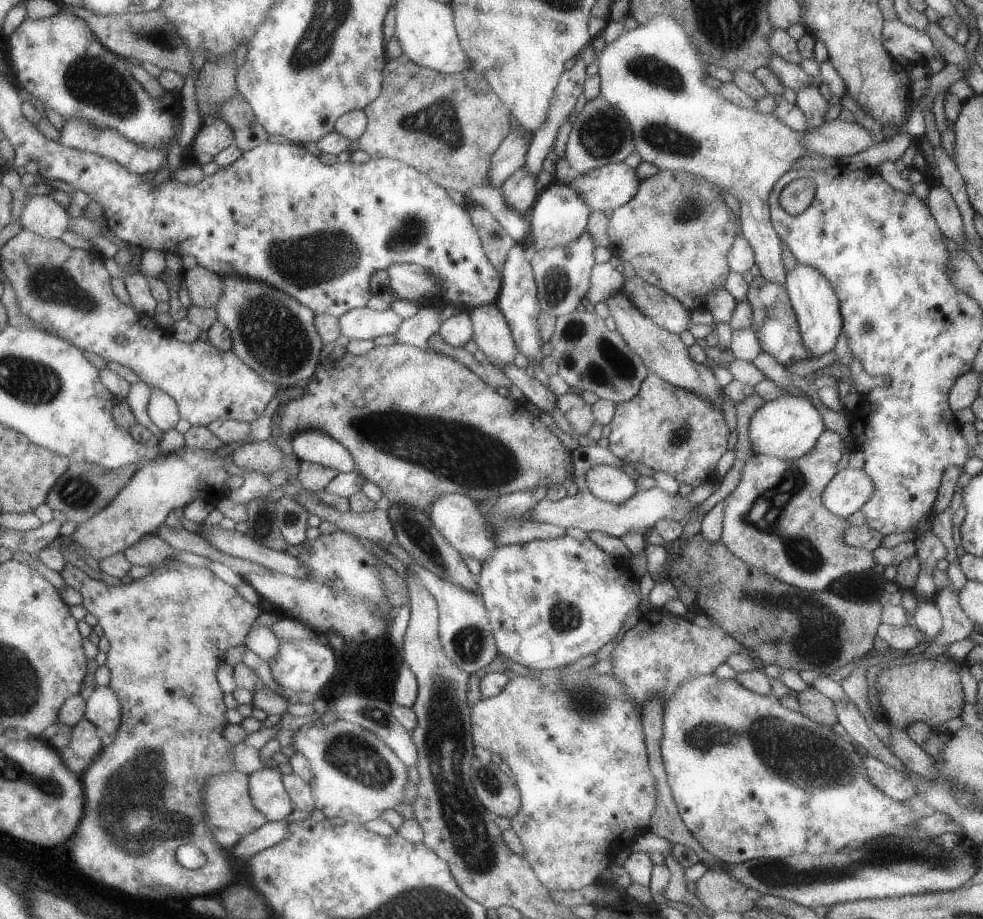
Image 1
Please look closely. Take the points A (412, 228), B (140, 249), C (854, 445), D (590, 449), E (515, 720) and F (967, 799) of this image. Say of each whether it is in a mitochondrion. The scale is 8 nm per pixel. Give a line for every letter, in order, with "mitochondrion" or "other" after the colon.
A: mitochondrion
B: other
C: other
D: other
E: other
F: mitochondrion

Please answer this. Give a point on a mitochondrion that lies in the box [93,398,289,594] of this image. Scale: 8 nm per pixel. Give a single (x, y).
(262, 526)

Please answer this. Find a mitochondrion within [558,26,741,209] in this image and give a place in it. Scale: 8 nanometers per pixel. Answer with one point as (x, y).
(602, 134)

